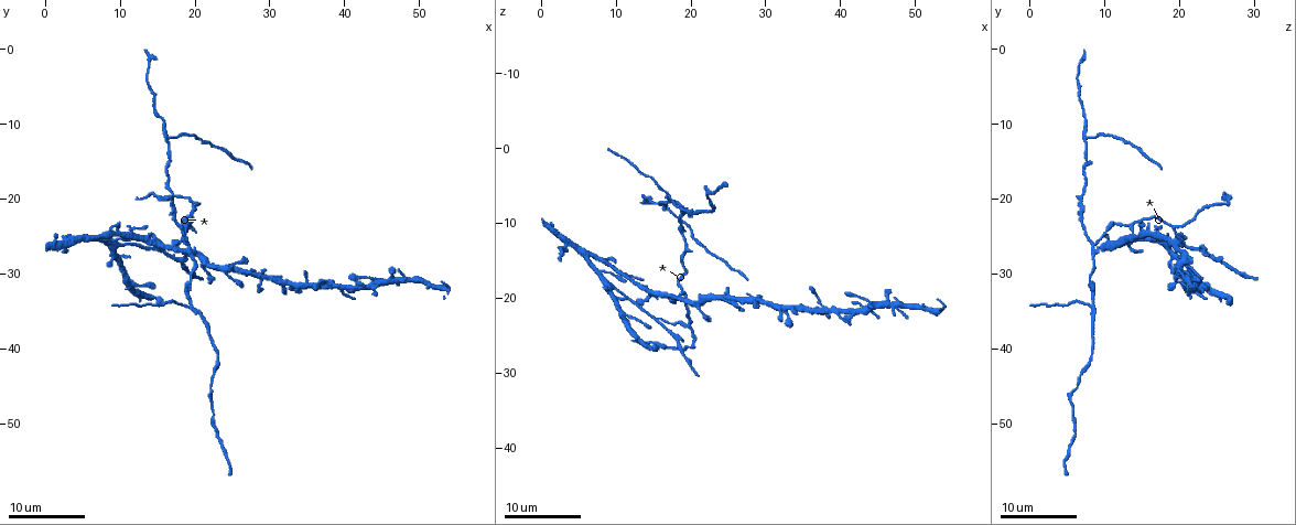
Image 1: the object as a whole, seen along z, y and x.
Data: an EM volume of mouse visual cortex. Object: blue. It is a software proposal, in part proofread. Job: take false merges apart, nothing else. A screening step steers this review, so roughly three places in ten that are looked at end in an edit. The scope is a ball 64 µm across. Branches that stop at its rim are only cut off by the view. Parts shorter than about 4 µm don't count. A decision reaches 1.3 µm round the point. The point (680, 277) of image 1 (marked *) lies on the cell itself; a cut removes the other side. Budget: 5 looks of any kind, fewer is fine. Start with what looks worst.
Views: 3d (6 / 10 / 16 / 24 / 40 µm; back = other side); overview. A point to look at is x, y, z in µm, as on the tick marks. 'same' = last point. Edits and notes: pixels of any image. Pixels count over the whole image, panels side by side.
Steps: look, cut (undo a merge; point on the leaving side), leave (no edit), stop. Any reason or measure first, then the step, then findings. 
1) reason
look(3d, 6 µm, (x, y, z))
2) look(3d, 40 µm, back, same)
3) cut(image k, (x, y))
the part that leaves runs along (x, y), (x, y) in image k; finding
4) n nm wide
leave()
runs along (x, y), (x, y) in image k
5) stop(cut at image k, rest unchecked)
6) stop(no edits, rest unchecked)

look(3d, 6 µm, (19.5, 26.0, 8.5))

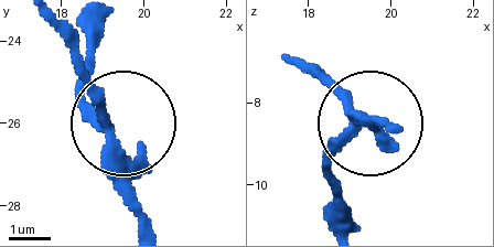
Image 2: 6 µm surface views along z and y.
3 arms
leave()
continuous, no second cell

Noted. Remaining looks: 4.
look(3d, 10 µm, (19.5, 35.0, 8.5))

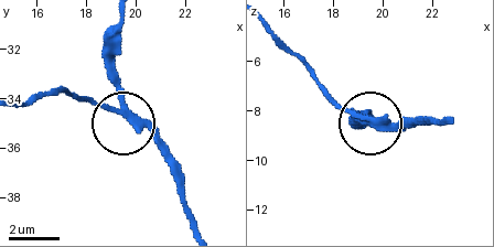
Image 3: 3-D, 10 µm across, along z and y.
cut(image 3, (98, 104))
the part that leaves runs along (129, 118), (66, 93), (20, 99) in image 3; two cells meet here

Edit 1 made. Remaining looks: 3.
arms part here
look(3d, 6 µm, (17.0, 11.5, 8.0))

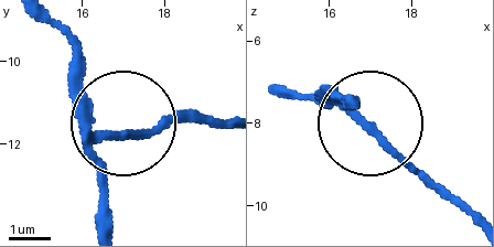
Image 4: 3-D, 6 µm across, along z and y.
look(3d, 6 µm, back, (16.55, 11.85, 7.75))

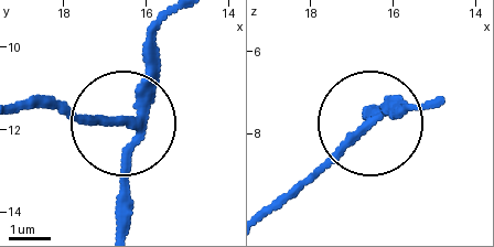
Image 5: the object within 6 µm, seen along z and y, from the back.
side arm 14 µm
cut(image 5, (90, 117))
the part that leaves runs along (131, 120), (19, 109) in image 5; two cells meet here

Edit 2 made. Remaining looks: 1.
stop(cut at image 3, cut at image 5, rest unchecked)

